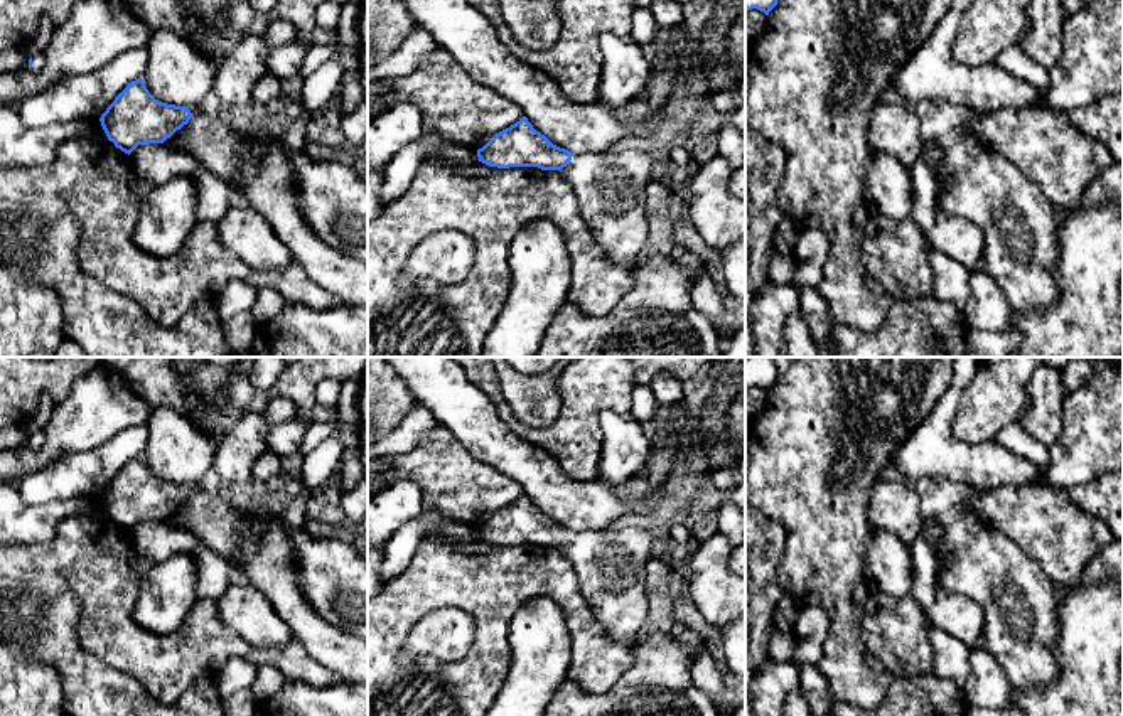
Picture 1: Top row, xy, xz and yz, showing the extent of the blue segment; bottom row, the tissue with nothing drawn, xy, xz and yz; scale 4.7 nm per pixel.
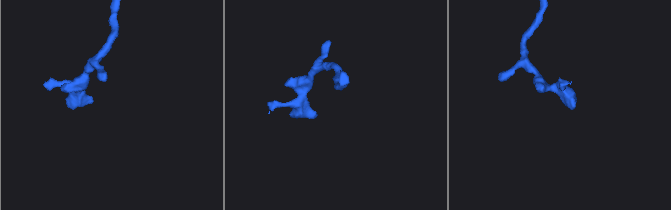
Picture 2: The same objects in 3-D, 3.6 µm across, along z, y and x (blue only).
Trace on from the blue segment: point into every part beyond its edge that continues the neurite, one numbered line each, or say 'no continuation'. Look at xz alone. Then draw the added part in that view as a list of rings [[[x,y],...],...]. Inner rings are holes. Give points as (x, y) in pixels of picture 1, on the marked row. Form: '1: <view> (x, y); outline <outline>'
1: xz (611, 187); outline [[[641,150],[622,153],[573,153],[572,160],[560,172],[572,184],[578,211],[595,243],[612,261],[639,258],[649,236],[649,204],[646,189],[658,175],[656,158]]]

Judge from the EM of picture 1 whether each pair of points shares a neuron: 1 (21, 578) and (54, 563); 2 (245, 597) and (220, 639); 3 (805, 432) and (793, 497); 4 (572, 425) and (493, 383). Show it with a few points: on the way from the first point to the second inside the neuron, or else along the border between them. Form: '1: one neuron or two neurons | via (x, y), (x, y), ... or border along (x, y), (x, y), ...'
1: one neuron | via (29, 575), (46, 570)
2: two neurons | border along (214, 600), (218, 617), (260, 647)
3: one neuron | via (805, 448), (805, 480)
4: one neuron | via (548, 435), (526, 433), (506, 415), (503, 406)

